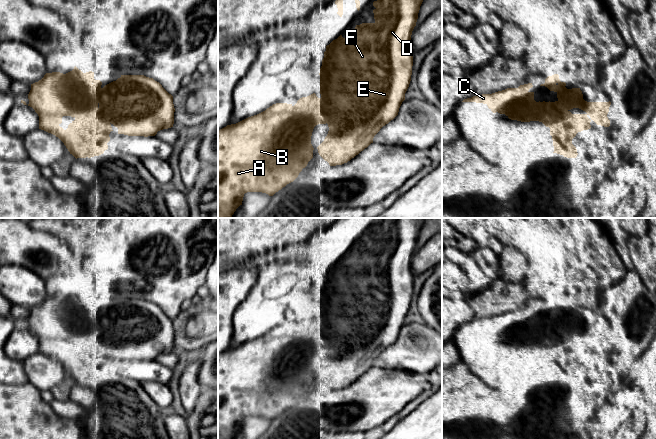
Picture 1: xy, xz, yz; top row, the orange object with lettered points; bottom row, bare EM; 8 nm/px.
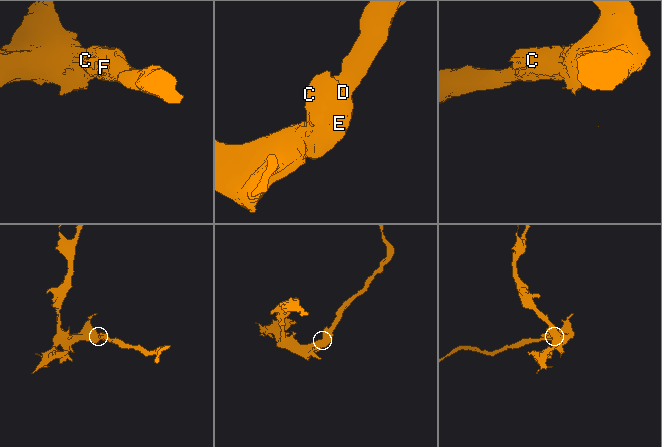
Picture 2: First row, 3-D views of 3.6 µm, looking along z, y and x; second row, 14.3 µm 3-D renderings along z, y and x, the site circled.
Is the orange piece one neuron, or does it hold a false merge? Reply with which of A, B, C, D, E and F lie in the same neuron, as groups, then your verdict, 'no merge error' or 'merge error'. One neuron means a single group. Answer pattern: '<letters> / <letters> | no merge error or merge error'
A B C D E F | no merge error

